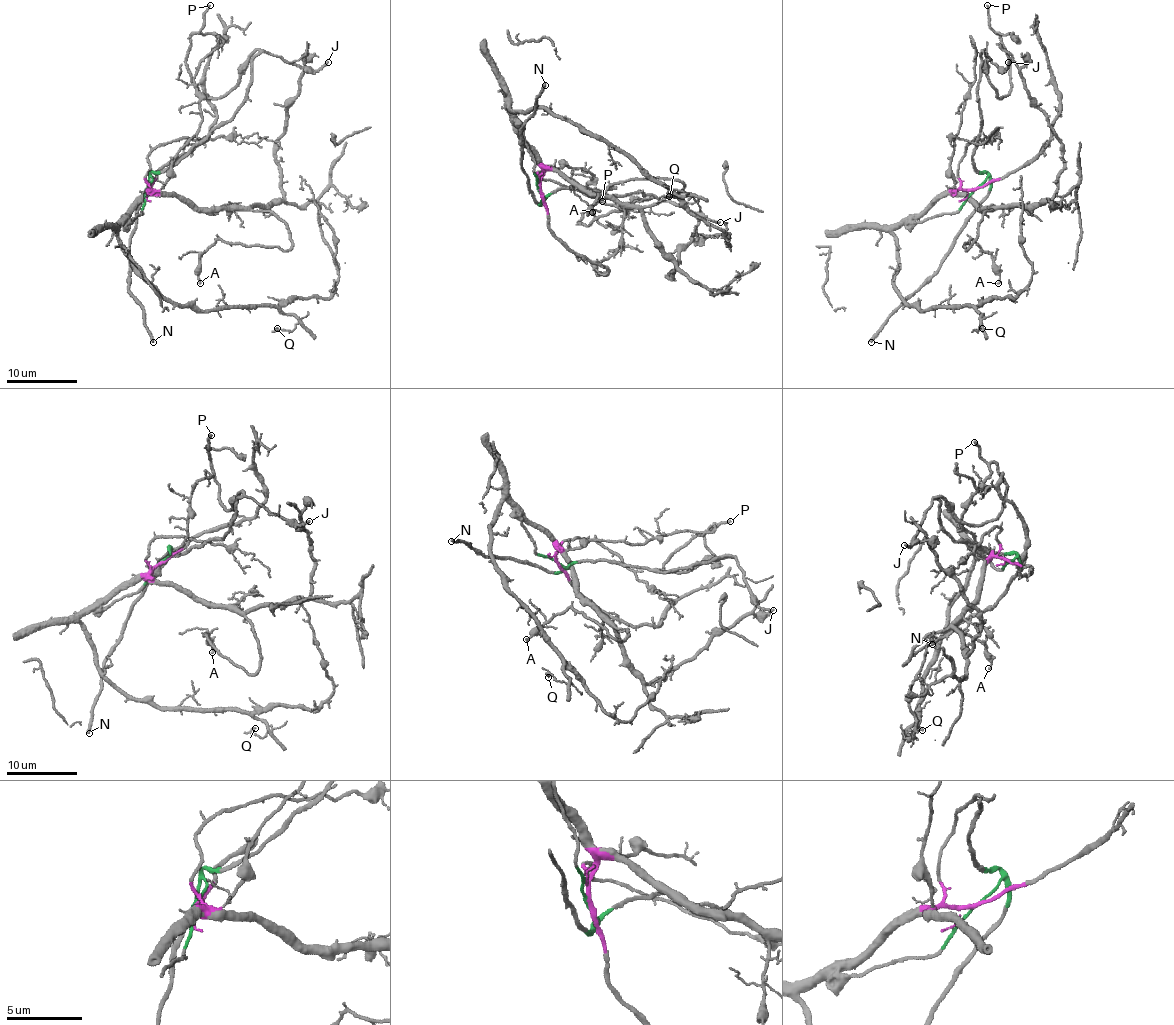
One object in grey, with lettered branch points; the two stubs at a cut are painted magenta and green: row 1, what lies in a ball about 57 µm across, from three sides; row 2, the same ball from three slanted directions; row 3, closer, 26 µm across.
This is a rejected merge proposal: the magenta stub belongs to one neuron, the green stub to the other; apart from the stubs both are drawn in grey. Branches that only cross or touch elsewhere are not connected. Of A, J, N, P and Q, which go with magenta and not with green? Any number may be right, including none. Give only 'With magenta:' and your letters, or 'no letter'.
With magenta: A, Q

